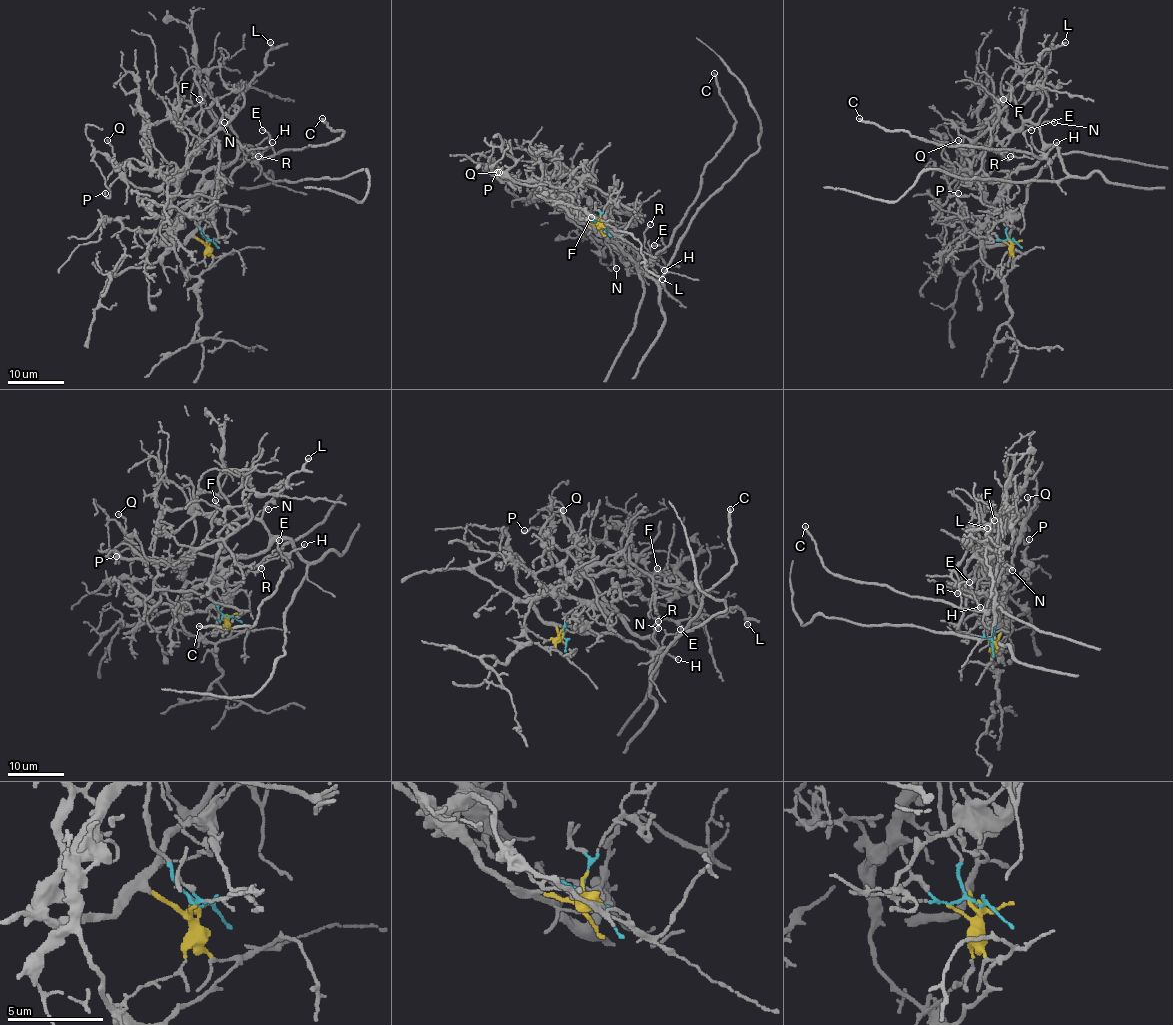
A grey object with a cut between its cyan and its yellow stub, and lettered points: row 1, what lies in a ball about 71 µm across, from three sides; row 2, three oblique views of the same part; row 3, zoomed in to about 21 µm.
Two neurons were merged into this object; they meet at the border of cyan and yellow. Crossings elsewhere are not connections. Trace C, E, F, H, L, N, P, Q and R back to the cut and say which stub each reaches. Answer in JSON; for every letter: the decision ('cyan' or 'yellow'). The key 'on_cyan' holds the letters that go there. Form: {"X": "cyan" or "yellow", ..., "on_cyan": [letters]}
{"C": "yellow", "E": "yellow", "F": "cyan", "H": "yellow", "L": "cyan", "N": "cyan", "P": "cyan", "Q": "cyan", "R": "yellow", "on_cyan": ["F", "L", "N", "P", "Q"]}

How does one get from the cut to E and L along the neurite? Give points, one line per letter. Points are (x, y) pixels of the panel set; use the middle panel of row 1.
E: (600, 226), (586, 223), (636, 262), (648, 262), (665, 247), (661, 238), (654, 245)
L: (600, 226), (586, 216), (629, 255), (622, 252), (623, 262), (653, 260), (657, 252), (665, 265), (661, 279)

